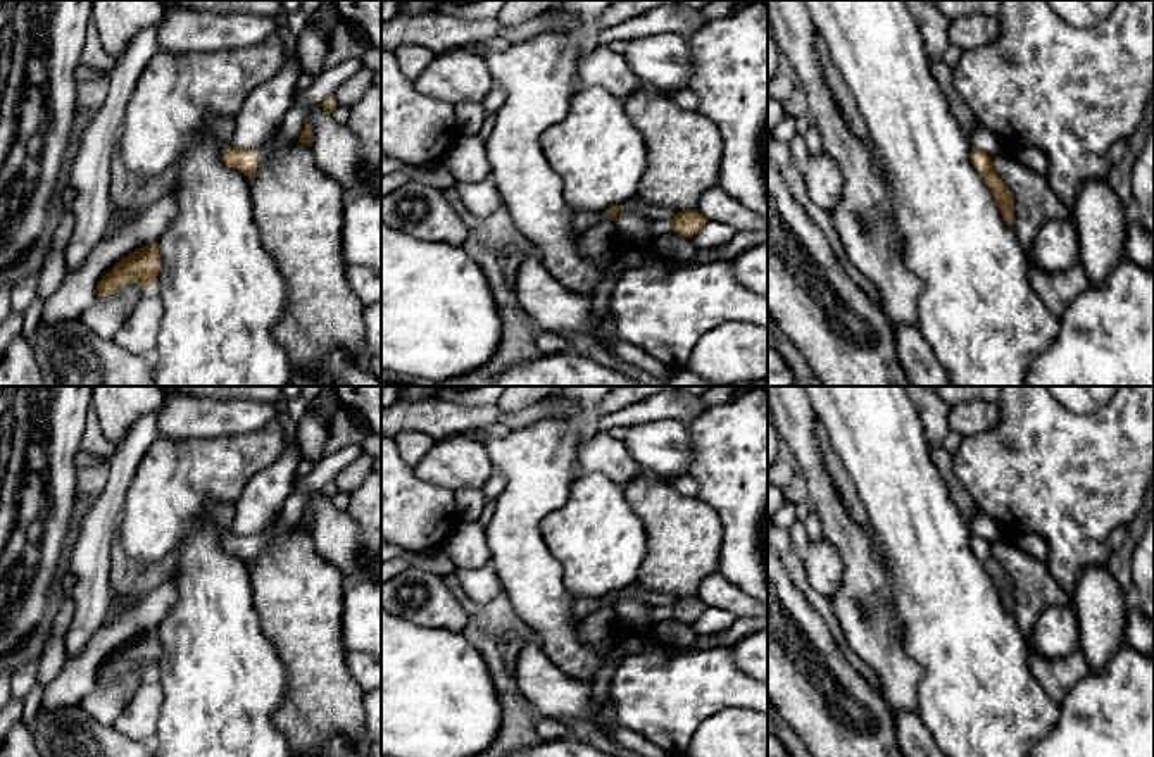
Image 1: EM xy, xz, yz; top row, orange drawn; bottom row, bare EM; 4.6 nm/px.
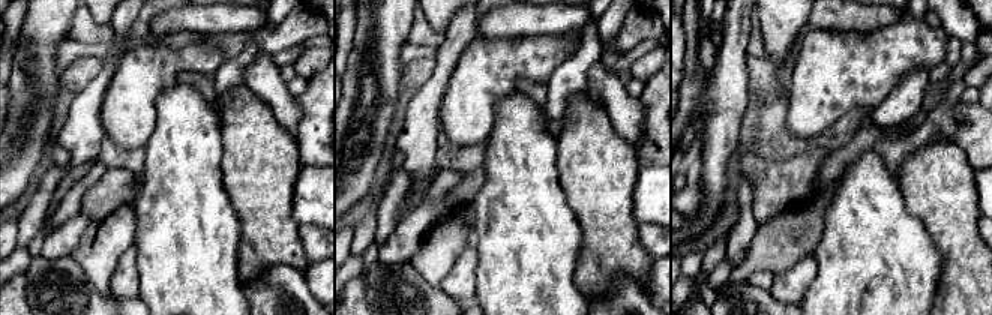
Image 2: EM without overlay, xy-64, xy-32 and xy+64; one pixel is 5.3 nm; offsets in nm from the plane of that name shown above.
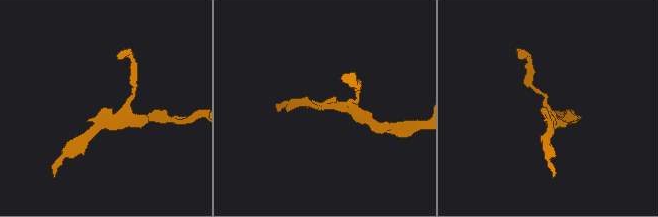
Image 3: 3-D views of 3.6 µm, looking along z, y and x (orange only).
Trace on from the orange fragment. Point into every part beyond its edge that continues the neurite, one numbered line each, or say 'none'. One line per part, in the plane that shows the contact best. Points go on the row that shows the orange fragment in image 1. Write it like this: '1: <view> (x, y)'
none

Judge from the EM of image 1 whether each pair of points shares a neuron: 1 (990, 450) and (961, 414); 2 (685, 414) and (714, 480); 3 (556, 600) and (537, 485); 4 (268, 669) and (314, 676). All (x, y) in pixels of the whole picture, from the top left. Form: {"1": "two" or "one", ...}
{"1": "two", "2": "two", "3": "one", "4": "two"}

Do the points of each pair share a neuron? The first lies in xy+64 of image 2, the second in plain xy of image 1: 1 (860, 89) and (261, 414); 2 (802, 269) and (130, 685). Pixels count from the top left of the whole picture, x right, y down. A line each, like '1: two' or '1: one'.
1: two
2: two

